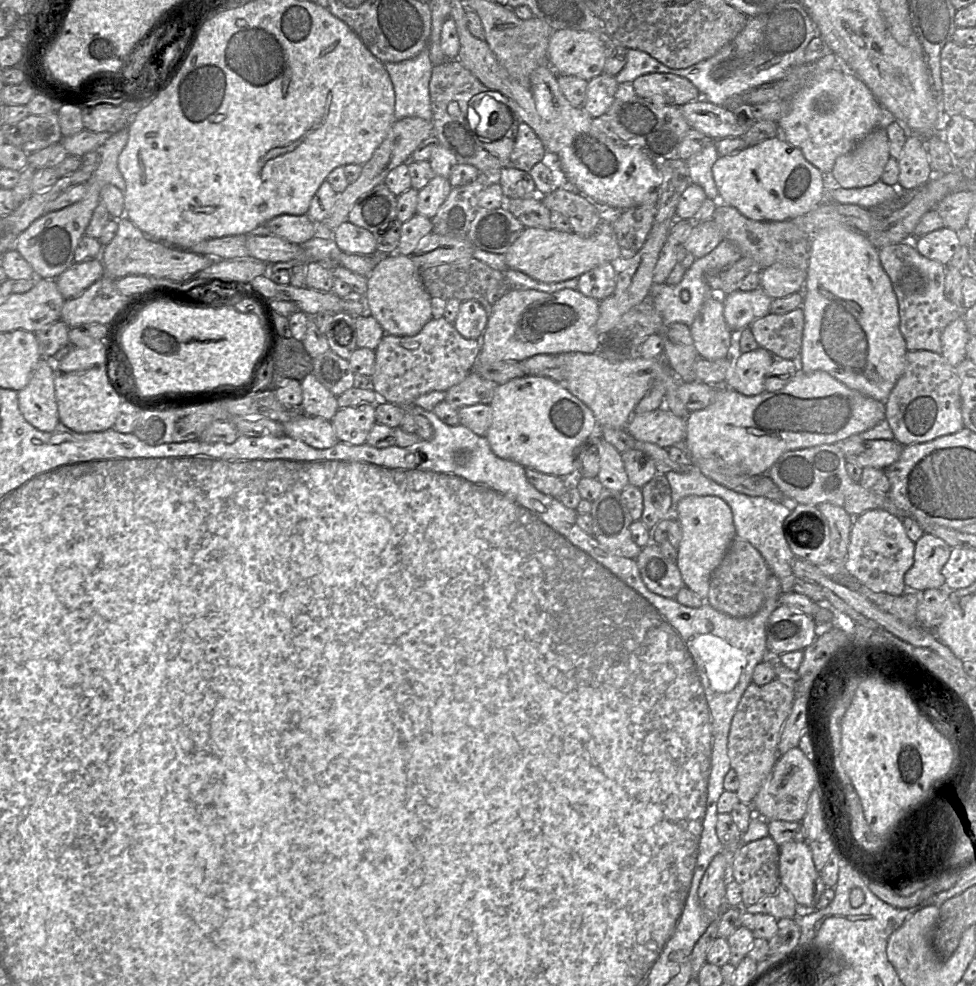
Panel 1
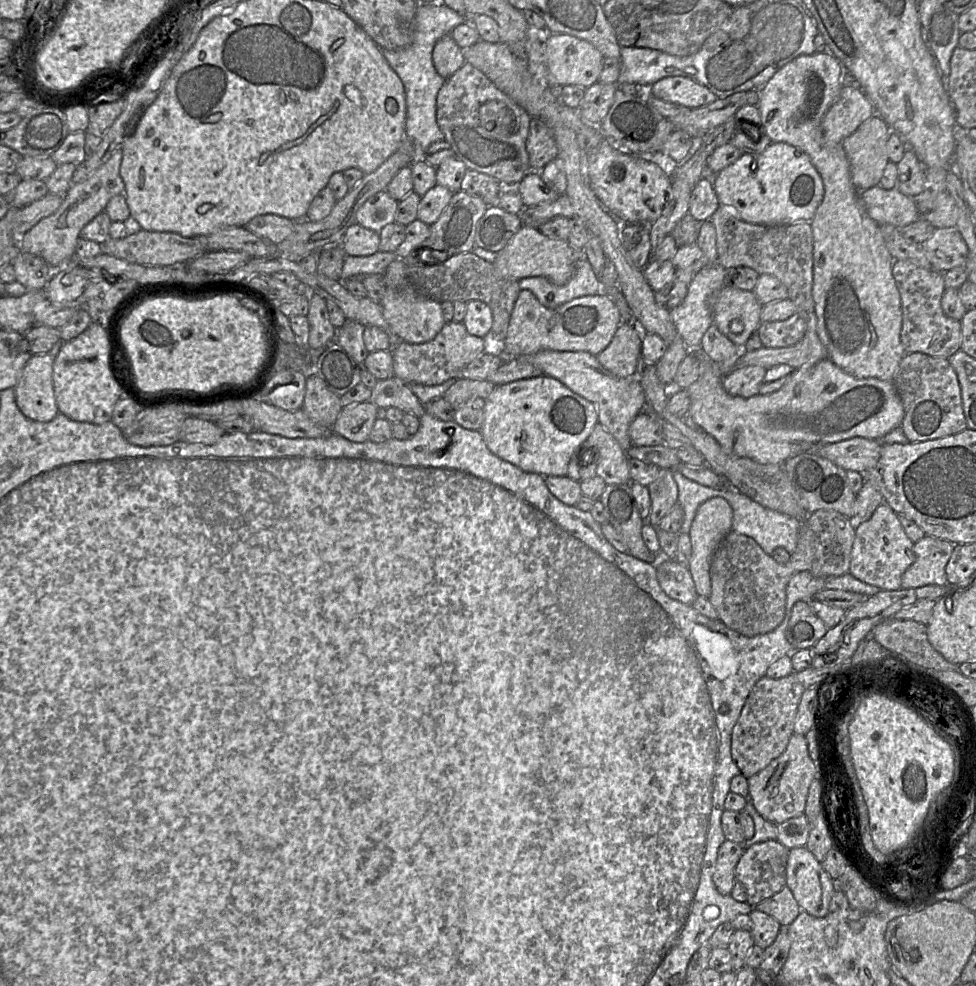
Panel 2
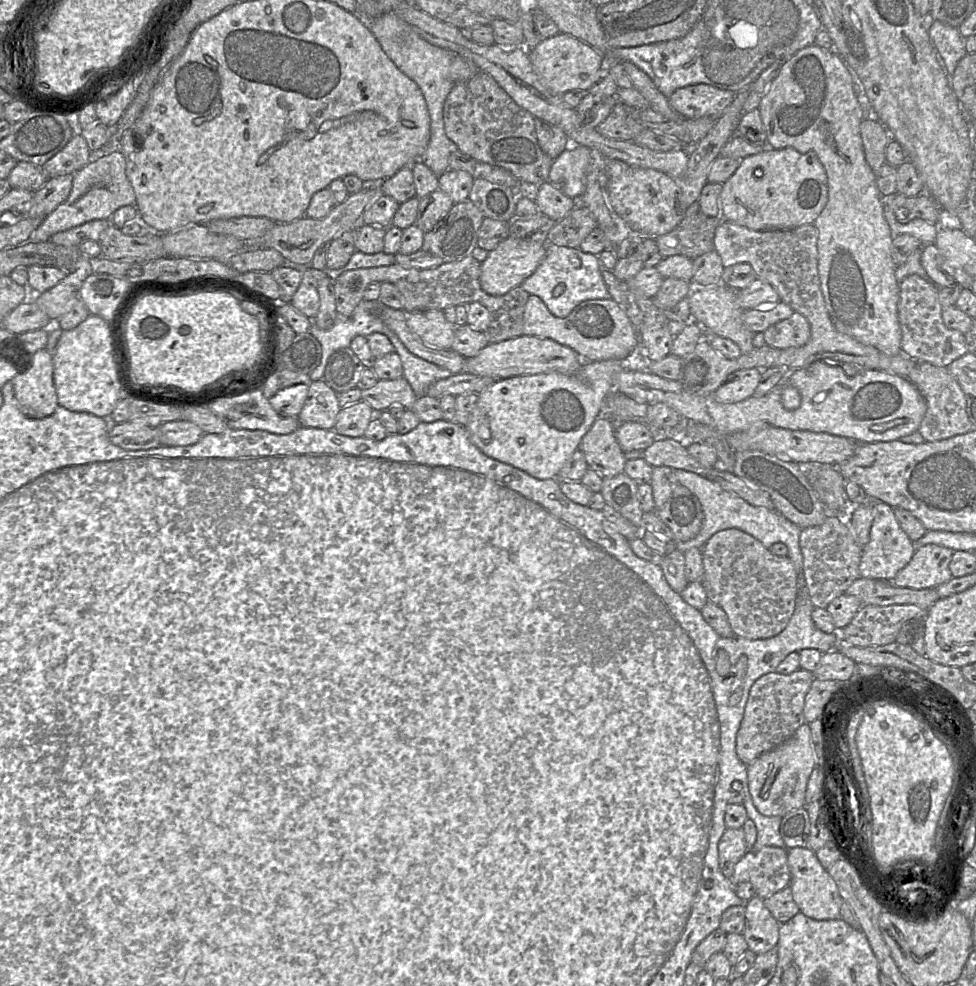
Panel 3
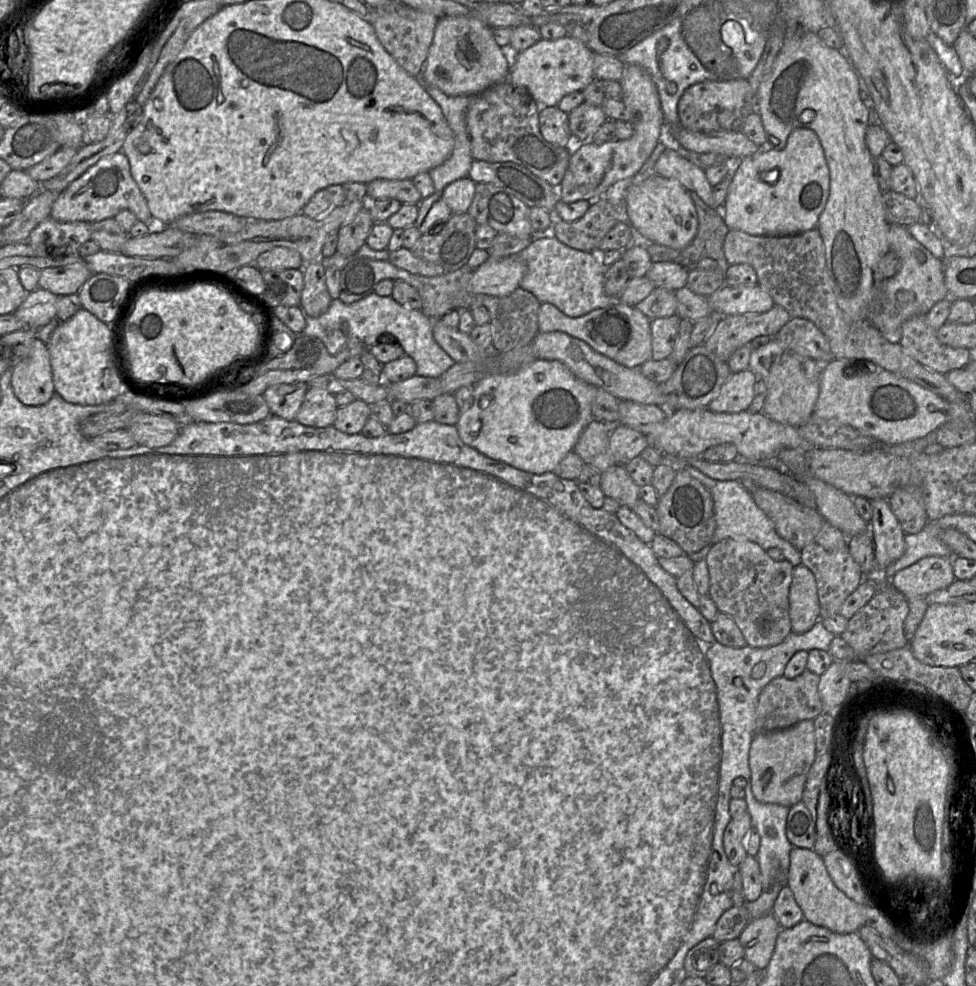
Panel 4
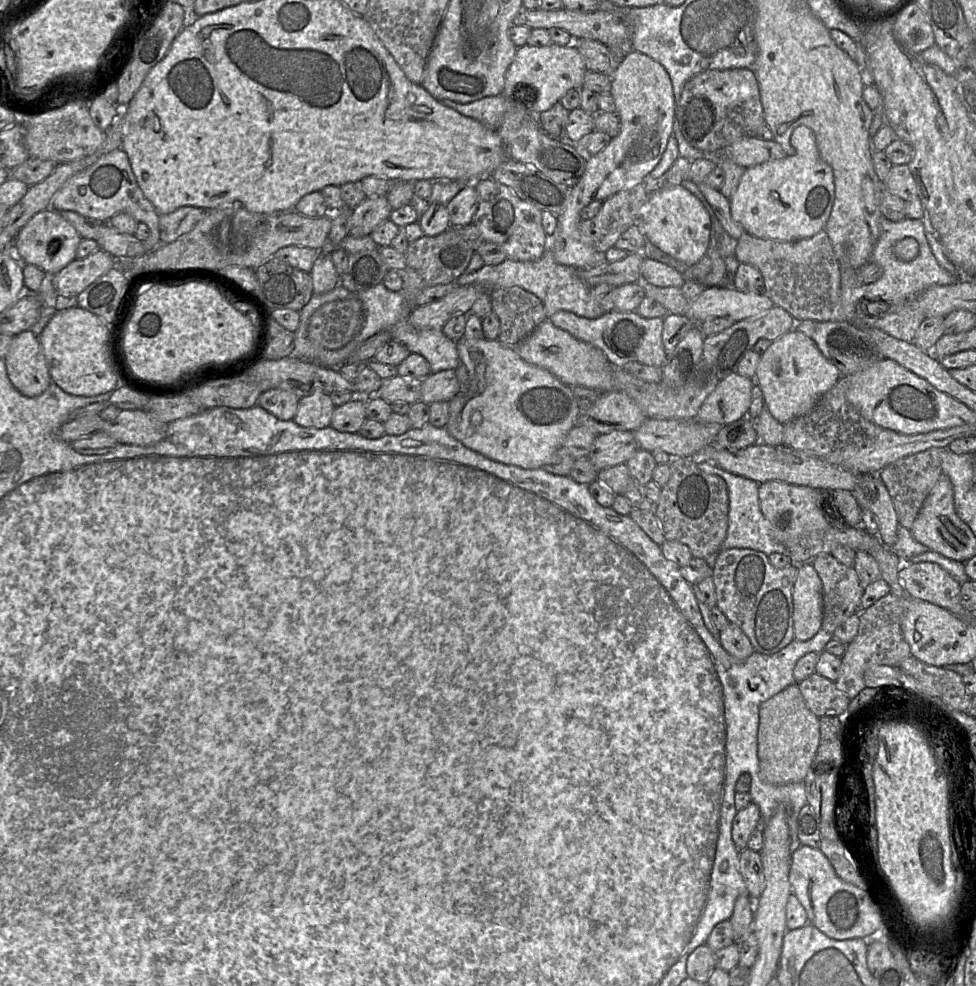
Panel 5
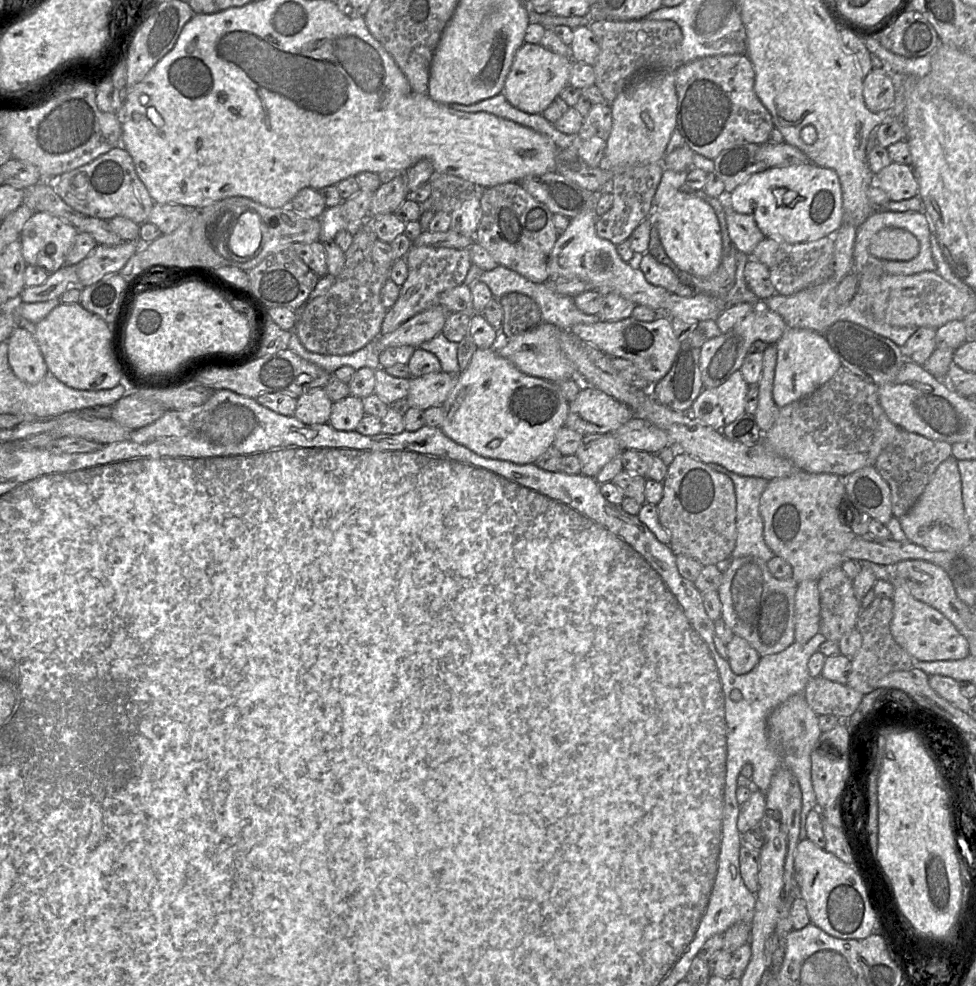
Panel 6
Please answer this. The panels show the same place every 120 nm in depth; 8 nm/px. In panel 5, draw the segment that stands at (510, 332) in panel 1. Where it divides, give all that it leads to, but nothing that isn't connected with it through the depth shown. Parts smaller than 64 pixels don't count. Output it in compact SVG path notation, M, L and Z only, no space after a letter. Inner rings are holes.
M612 310L597 319L587 319L572 312L558 311L548 318L554 326L580 341L601 349L610 363L623 368L629 362L662 368L667 360L662 341L663 318L644 318L636 311Z

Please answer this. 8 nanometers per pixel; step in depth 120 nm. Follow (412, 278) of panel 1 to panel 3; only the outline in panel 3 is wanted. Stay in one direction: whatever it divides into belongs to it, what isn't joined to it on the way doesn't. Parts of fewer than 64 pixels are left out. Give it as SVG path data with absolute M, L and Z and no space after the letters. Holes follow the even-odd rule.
M427 310L406 313L406 324L427 346L451 349L455 325L449 323L443 311Z

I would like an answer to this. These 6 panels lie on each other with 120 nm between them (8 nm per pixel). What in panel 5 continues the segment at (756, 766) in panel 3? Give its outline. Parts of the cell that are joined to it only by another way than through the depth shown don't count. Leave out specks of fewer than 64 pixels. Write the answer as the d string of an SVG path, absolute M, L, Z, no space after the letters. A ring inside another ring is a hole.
M794 683L760 706L758 757L763 780L773 785L803 783L821 744L820 718L807 706Z

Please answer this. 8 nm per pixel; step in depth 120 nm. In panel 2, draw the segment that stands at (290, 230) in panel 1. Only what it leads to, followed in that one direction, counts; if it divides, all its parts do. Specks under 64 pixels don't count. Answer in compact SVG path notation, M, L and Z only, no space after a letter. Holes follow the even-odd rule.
M264 214L254 217L244 227L253 234L280 244L291 235L295 221L276 214Z

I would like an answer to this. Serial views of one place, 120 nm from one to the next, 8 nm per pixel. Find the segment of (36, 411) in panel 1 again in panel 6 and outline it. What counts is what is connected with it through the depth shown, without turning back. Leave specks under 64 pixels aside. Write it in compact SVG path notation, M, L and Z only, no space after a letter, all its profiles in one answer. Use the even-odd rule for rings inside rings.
M16 326L7 339L8 361L14 374L23 382L36 384L48 373L47 365L33 335Z

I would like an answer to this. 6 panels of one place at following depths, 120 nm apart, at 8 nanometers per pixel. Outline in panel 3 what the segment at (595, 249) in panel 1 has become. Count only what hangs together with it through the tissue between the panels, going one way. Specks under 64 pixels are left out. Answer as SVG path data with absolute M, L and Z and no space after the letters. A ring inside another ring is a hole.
M509 236L490 251L488 257L481 262L480 285L482 290L491 296L502 296L520 286L537 269L545 252L546 242L535 242Z

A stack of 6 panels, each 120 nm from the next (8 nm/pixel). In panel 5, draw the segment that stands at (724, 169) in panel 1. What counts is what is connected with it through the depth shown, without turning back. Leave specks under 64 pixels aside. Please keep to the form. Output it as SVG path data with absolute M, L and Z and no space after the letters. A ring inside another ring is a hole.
M805 125L797 126L790 143L795 148L794 155L745 168L729 198L733 220L758 238L777 241L810 238L824 230L831 214L835 198L833 170L821 159L813 131Z

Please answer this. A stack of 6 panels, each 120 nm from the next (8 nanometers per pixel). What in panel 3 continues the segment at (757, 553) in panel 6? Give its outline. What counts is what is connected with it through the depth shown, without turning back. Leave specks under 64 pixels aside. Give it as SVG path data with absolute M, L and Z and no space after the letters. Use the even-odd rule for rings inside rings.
M674 469L674 473L679 484L688 488L697 496L703 511L703 524L700 532L688 541L677 542L676 550L685 553L691 548L702 549L715 533L725 529L736 528L759 540L767 549L774 543L784 543L788 548L787 556L792 560L795 568L801 575L803 569L803 555L800 548L801 527L789 521L775 510L768 510L765 507L749 504L737 494L723 489L718 483L704 476L683 469Z

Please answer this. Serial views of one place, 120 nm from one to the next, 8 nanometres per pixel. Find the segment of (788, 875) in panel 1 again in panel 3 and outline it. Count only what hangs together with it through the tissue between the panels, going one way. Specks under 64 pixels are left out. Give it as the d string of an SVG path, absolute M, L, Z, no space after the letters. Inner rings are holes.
M790 848L788 849L788 865L791 874L789 887L800 912L815 920L839 919L840 907L844 900L839 894L834 879L821 865L816 853L810 848Z

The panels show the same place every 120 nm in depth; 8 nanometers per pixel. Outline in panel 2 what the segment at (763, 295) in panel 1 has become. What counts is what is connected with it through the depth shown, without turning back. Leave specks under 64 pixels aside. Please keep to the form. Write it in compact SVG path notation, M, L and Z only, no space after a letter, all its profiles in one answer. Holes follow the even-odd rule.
M725 285L712 300L713 323L739 349L761 324L763 305L753 291Z

